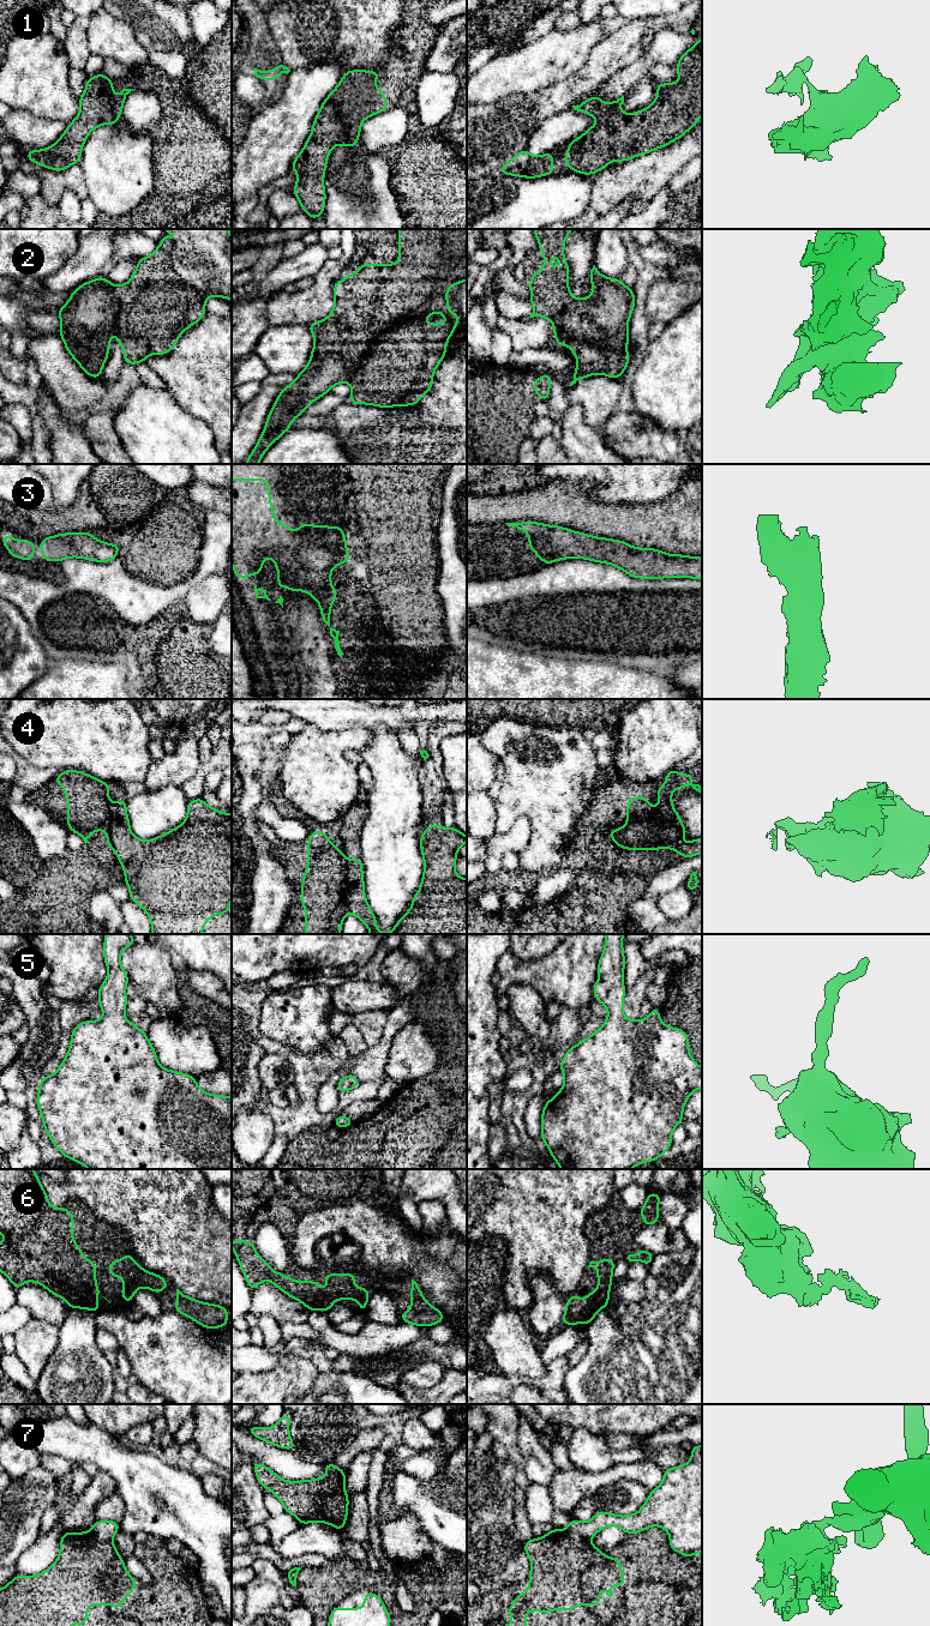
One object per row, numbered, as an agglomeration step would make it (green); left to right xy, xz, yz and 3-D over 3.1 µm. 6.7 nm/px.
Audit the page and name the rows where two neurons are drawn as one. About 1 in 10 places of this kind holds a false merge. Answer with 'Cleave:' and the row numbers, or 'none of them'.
Cleave: 7

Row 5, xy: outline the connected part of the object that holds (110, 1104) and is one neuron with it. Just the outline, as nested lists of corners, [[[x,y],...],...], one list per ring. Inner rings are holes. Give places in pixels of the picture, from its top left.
[[[104,934],[103,957],[108,976],[98,987],[98,1002],[104,1016],[100,1020],[85,1020],[77,1024],[71,1035],[68,1052],[58,1071],[40,1080],[36,1102],[42,1115],[43,1130],[62,1156],[89,1169],[232,1169],[232,1096],[208,1094],[198,1086],[196,1078],[191,1074],[163,1068],[158,1064],[156,1050],[146,1032],[130,1023],[125,1017],[127,1005],[126,986],[130,978],[121,966],[120,959],[122,950],[134,944],[136,941],[131,934]]]

